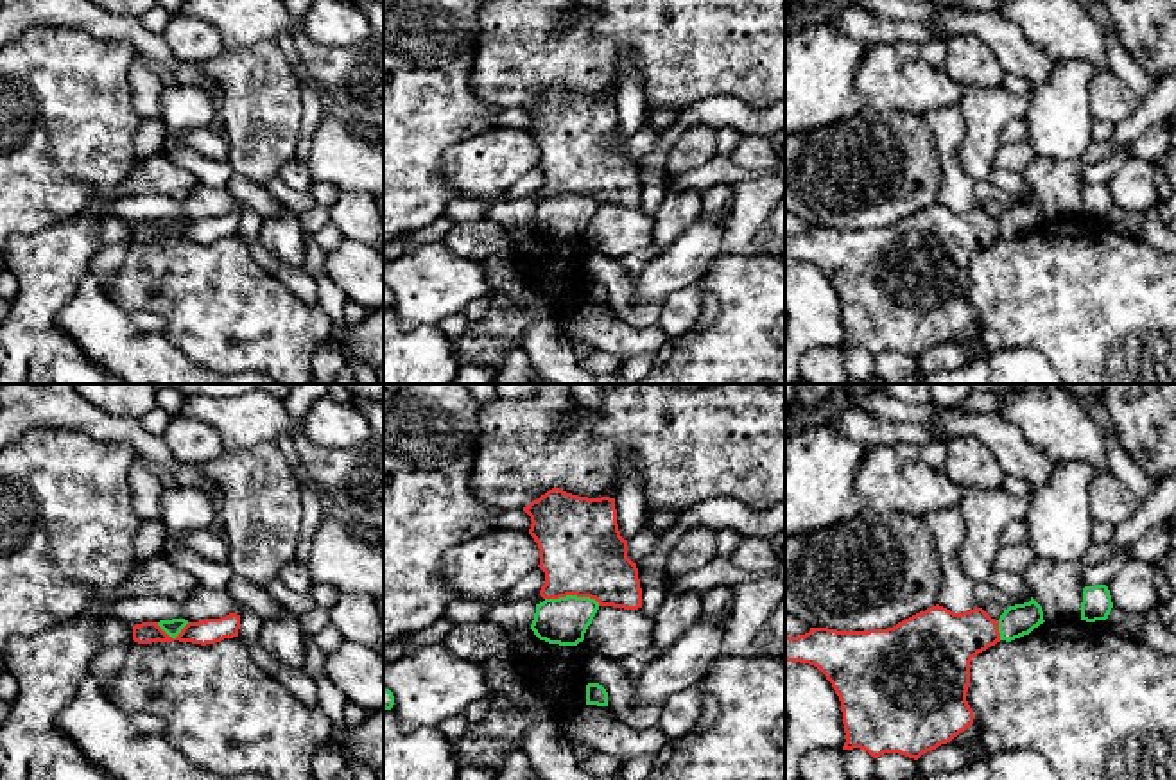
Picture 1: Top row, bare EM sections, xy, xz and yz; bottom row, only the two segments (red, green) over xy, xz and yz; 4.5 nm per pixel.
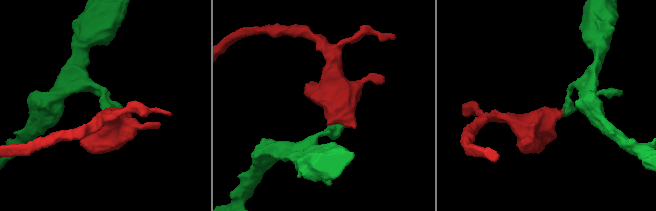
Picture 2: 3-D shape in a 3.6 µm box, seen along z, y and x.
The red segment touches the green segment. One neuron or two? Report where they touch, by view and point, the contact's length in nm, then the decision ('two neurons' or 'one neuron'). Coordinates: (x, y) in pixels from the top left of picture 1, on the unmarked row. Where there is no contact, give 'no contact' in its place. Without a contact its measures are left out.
meets red in xz at (572, 192); contact 260 nm long; two neurons

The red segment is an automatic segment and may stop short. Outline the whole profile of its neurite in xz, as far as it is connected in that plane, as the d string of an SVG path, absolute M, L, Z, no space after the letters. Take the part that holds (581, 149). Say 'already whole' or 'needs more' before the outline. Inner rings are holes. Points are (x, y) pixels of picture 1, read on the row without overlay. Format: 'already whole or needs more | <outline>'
already whole | M552 86L523 109L531 115L529 133L538 142L538 165L545 170L543 197L577 194L595 197L599 204L642 206L638 167L627 156L627 138L620 134L615 97L577 95Z

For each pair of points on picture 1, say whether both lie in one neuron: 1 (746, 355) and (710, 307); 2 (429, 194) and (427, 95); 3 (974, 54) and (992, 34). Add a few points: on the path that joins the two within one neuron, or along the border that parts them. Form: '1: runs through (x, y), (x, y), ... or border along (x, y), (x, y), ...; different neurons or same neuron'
1: border along (712, 294), (717, 314), (709, 323), (700, 325); different neurons
2: runs through (427, 169), (427, 121); same neuron
3: border along (947, 40), (976, 34), (1004, 72); different neurons

